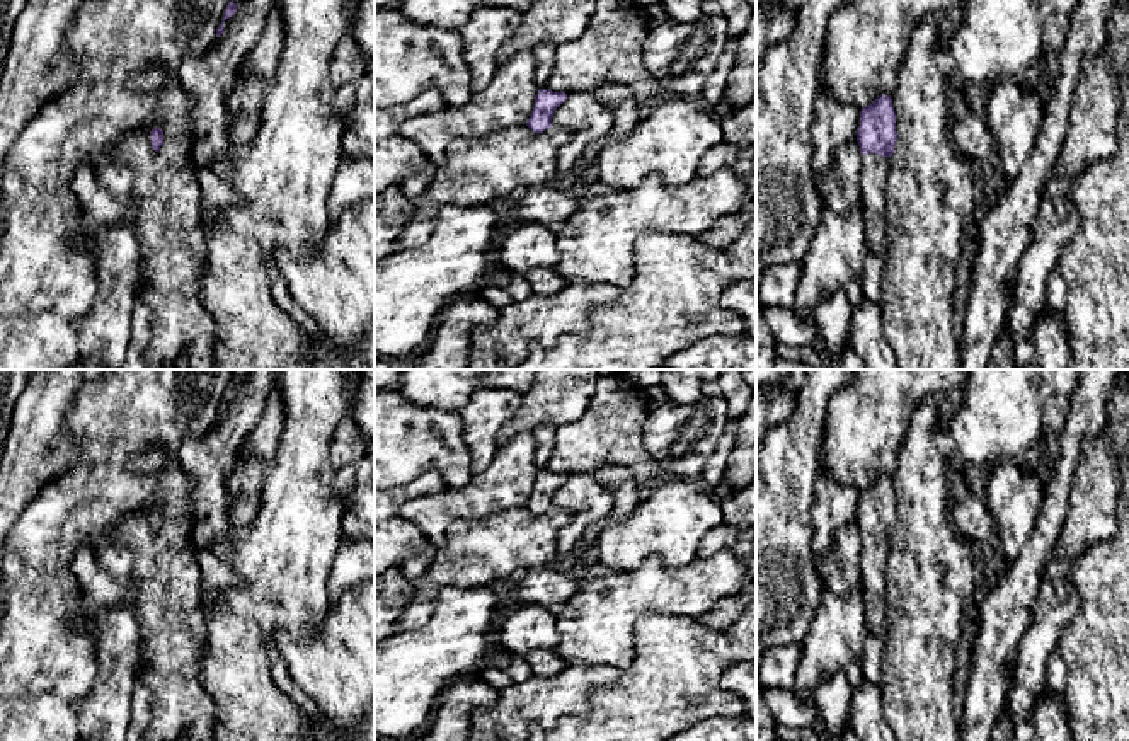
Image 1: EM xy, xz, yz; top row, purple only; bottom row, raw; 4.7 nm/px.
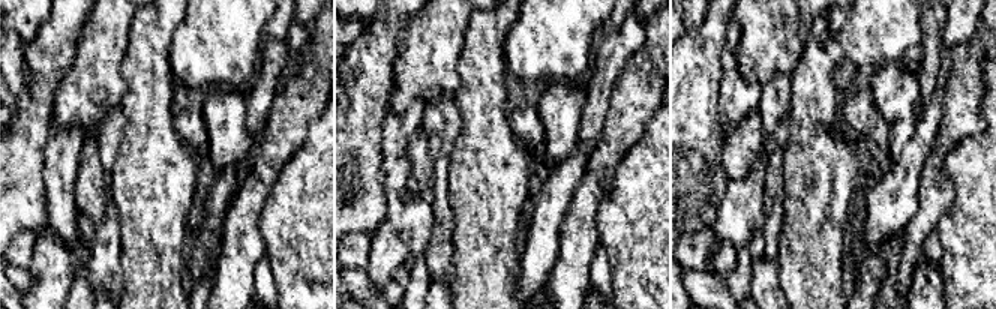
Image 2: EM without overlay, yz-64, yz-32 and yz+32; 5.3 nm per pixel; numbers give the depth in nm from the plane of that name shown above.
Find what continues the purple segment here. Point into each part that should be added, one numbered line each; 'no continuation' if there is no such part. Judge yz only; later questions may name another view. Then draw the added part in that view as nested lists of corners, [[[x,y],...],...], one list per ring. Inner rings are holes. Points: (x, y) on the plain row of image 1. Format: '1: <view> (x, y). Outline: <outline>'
1: yz (874, 549). Outline: [[[862,537],[863,612],[867,635],[862,651],[862,680],[882,686],[884,647],[889,634],[885,617],[885,562],[891,538]]]

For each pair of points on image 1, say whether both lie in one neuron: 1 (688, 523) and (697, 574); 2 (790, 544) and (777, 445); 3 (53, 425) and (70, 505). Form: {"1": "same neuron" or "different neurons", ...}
{"1": "different neurons", "2": "same neuron", "3": "different neurons"}

